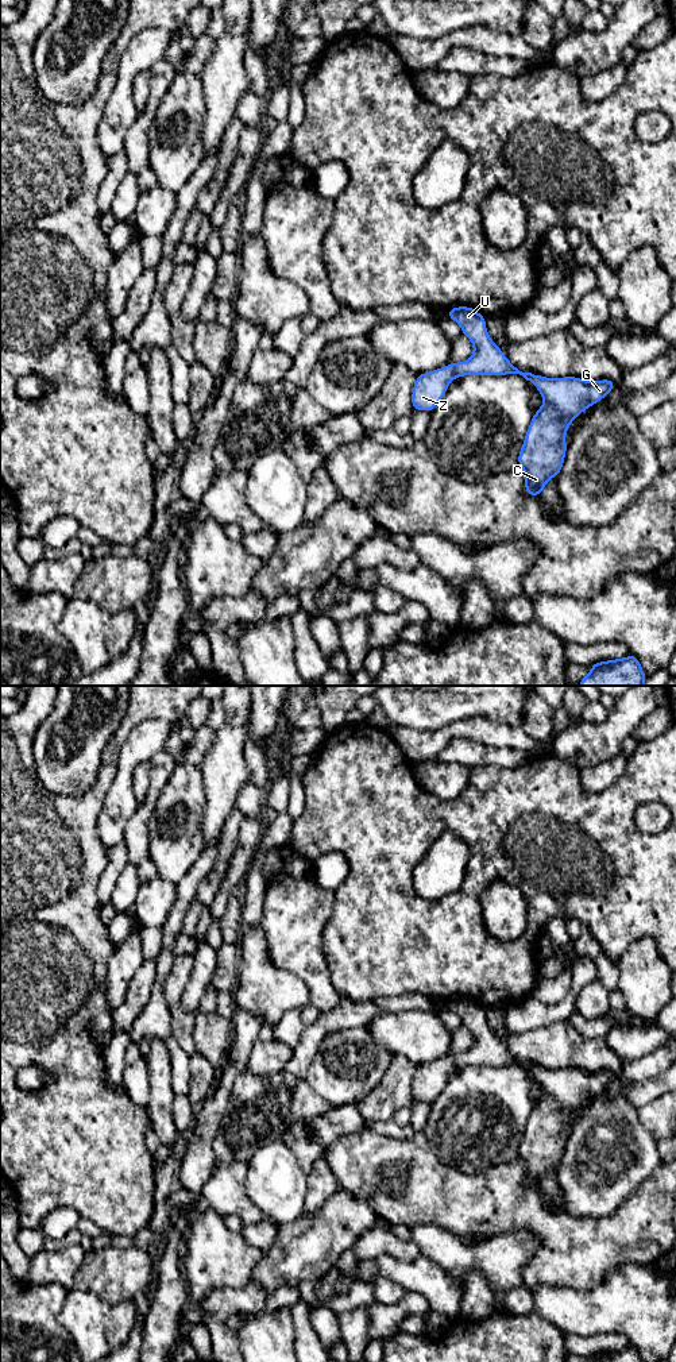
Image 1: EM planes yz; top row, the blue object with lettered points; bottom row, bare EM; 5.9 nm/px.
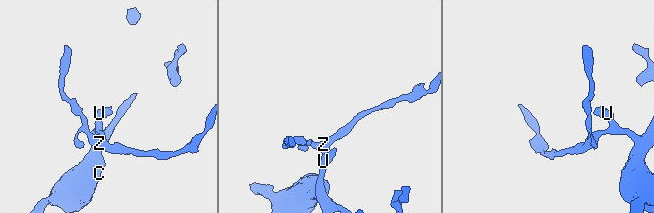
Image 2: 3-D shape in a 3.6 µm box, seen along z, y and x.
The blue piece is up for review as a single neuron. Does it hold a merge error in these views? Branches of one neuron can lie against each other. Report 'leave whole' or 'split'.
leave whole

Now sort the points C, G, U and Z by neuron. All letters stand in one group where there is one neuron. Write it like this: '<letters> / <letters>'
C G U Z

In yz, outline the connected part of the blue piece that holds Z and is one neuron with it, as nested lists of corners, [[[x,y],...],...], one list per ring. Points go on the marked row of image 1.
[[[456,306],[448,309],[447,316],[456,321],[461,333],[471,340],[474,354],[466,362],[418,374],[412,391],[413,410],[430,413],[441,402],[449,382],[463,375],[519,374],[530,381],[542,396],[544,404],[534,412],[517,463],[524,470],[525,493],[541,497],[546,482],[563,468],[568,450],[567,429],[582,412],[602,401],[617,383],[607,378],[591,382],[578,377],[546,378],[522,373],[488,336],[483,315],[471,306]]]

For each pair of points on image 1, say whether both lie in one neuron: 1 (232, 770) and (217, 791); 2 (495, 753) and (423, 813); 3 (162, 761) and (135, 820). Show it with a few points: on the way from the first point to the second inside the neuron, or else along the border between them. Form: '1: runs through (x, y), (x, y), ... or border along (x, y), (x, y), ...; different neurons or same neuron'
1: runs through (227, 775), (221, 786); same neuron
2: border along (512, 767), (476, 766), (470, 770); different neurons
3: runs through (159, 776), (149, 805); same neuron

